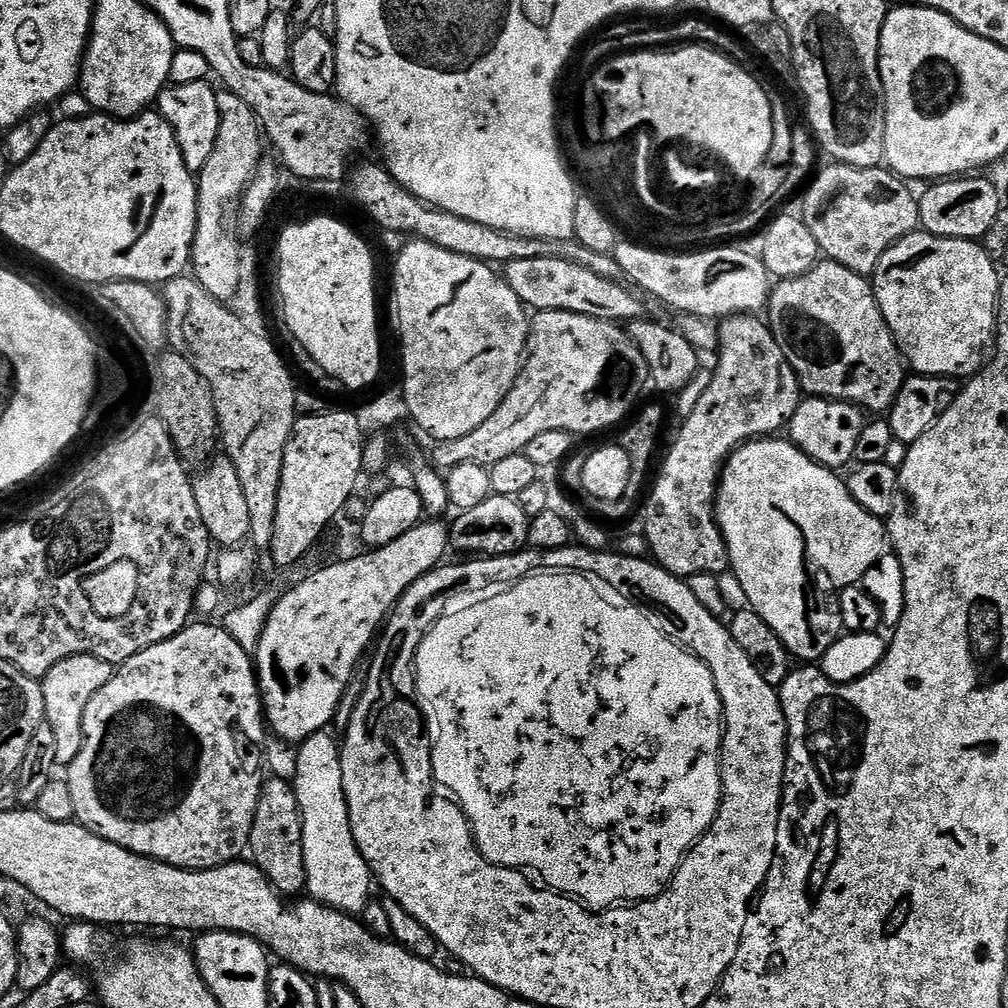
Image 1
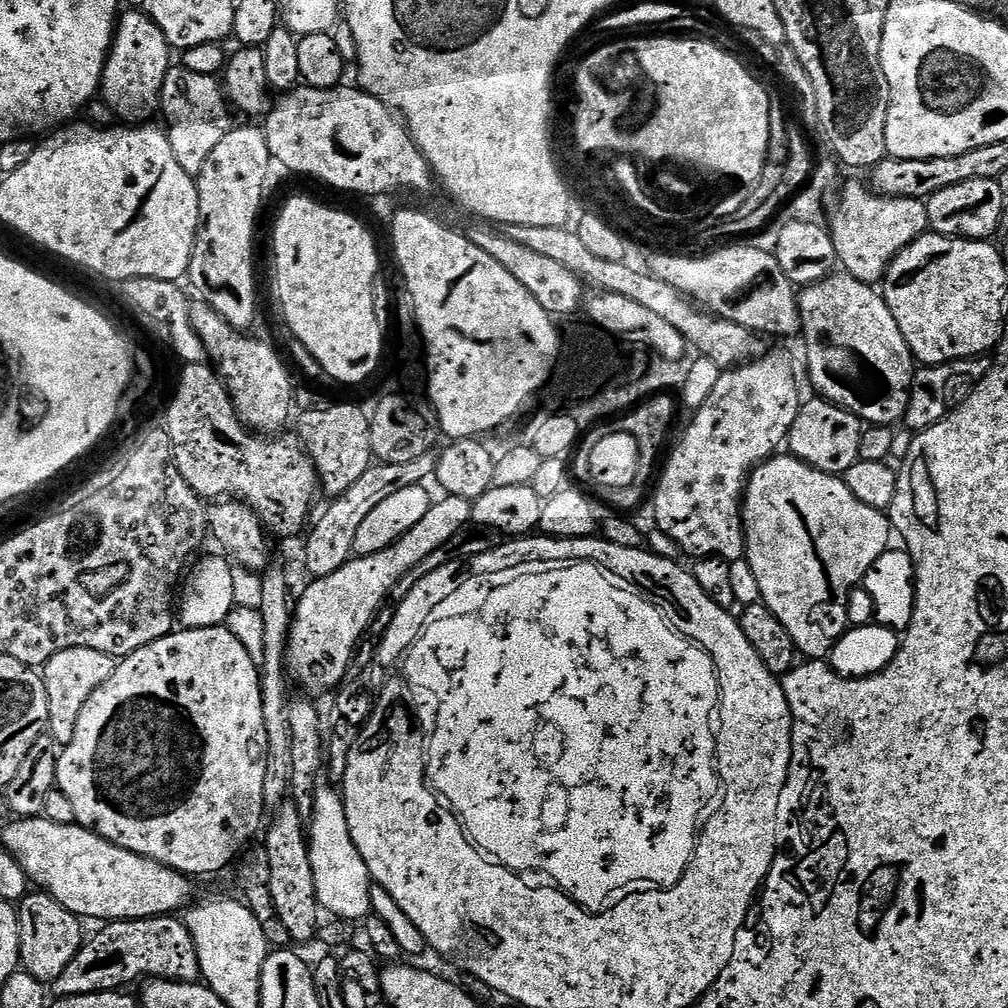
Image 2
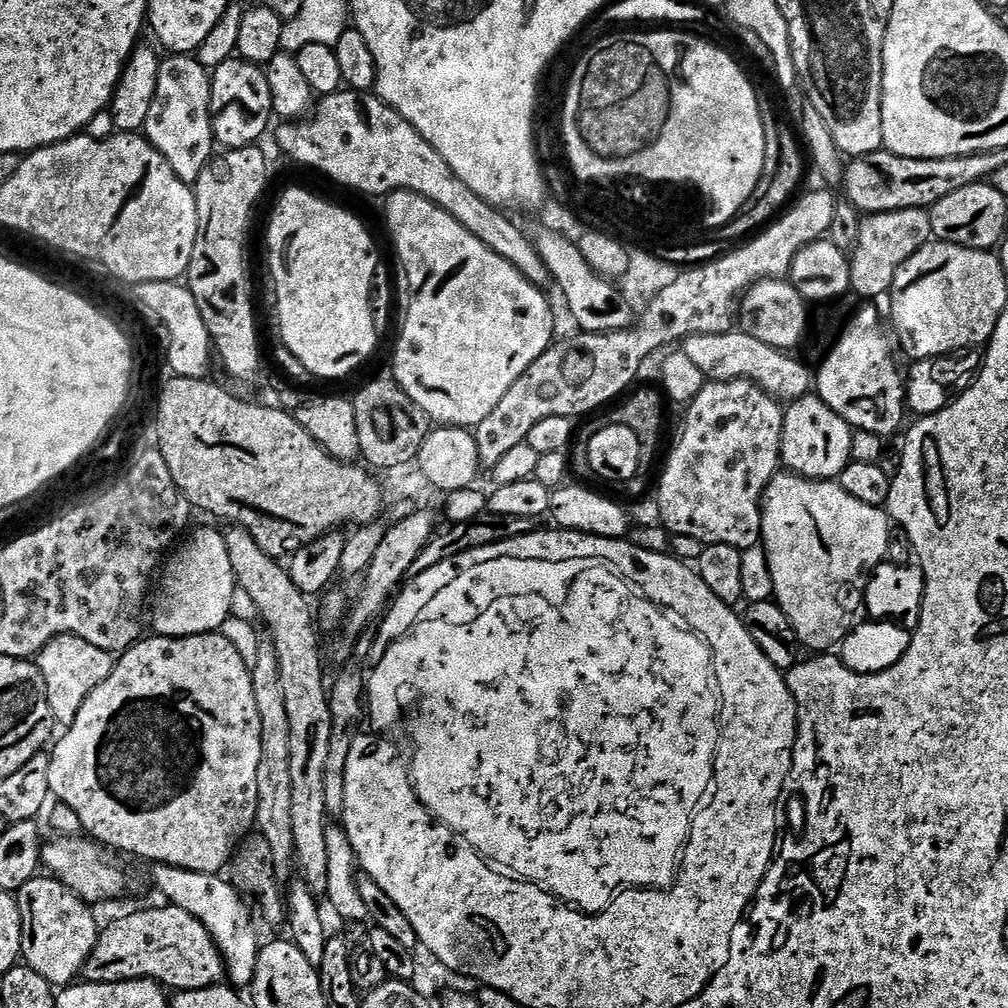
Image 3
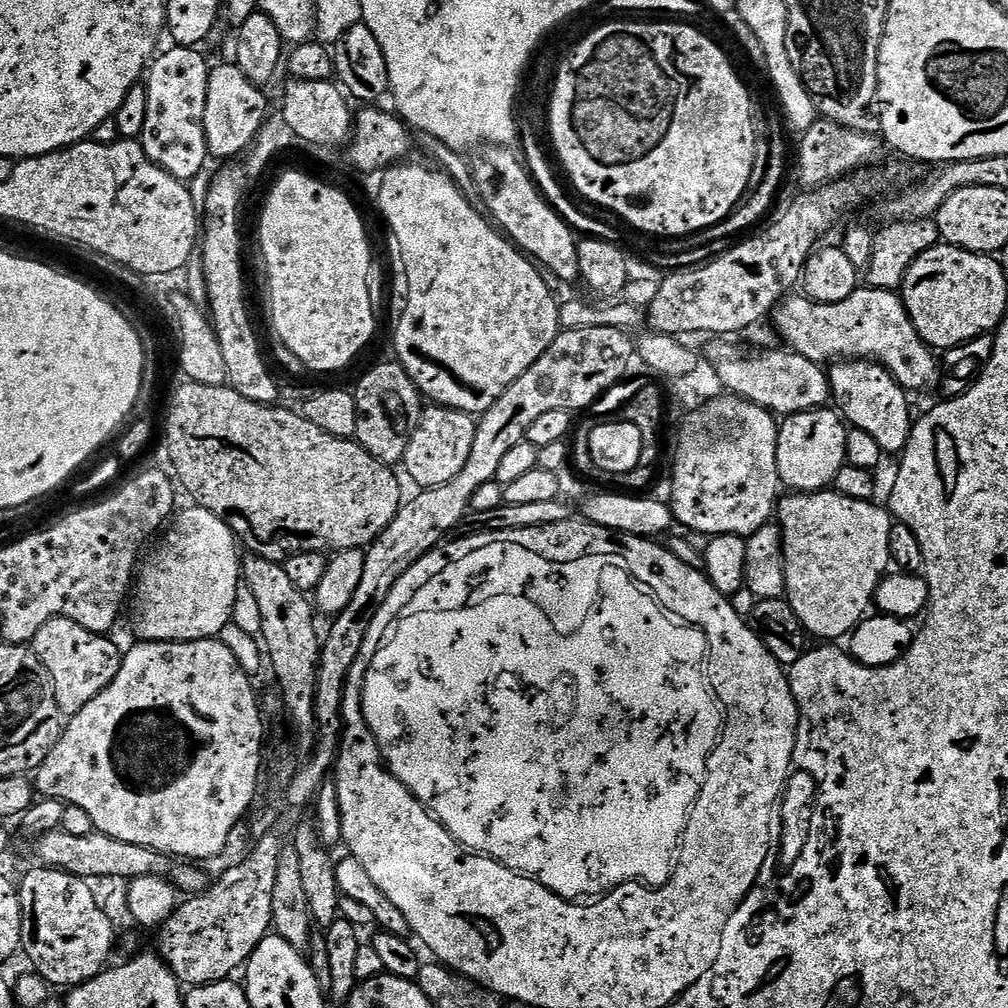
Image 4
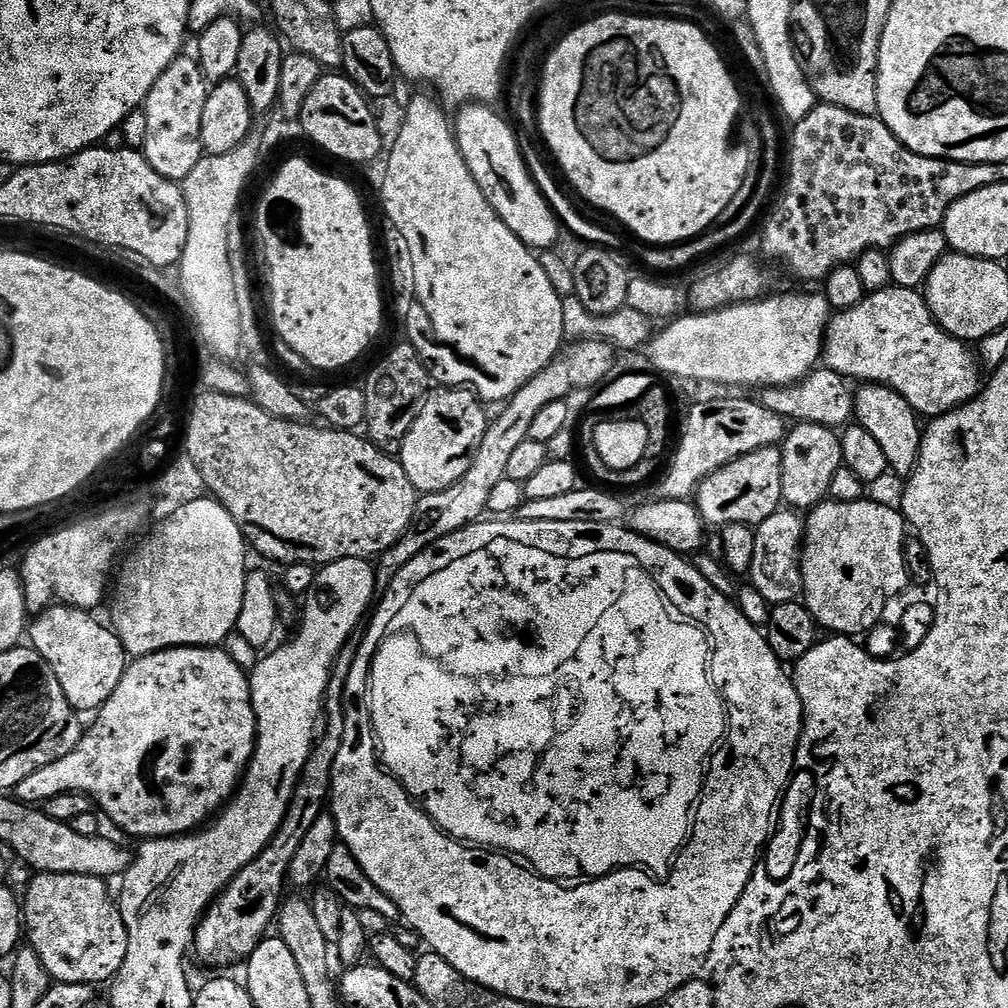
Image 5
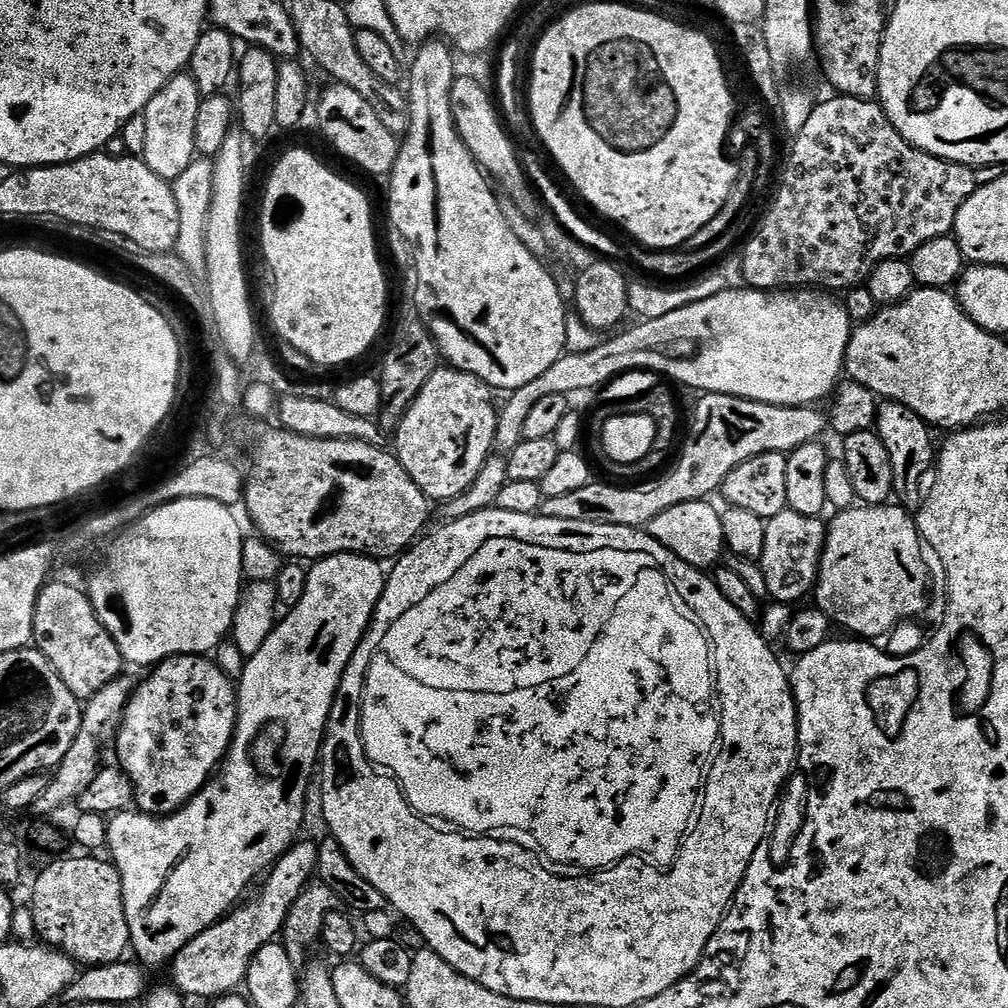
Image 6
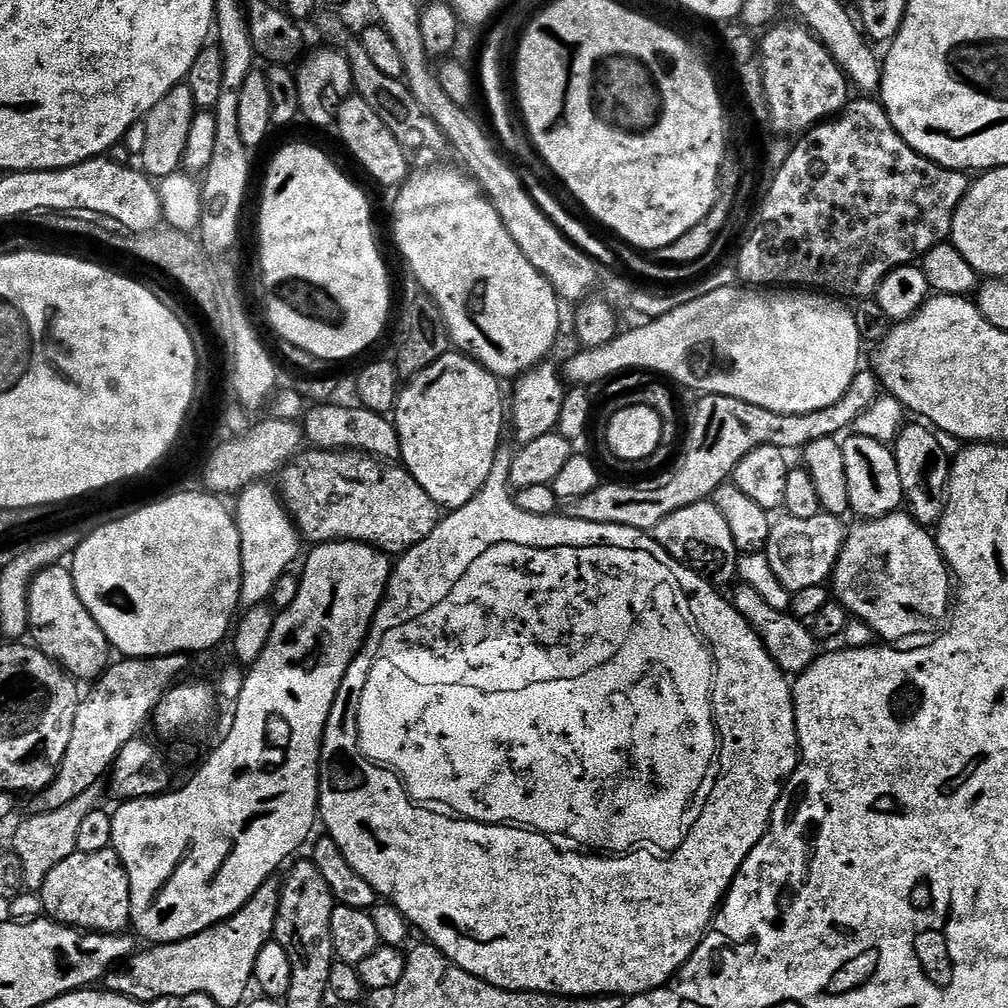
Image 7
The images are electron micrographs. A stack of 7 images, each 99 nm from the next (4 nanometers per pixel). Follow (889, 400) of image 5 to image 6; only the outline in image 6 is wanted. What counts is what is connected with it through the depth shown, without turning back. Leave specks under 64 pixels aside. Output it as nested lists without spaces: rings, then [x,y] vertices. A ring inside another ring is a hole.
[[[890,400],[877,407],[874,431],[882,438],[890,454],[890,470],[894,470],[892,490],[899,507],[909,510],[920,509],[926,498],[930,498],[930,490],[934,490],[936,481],[938,452],[934,444],[932,448],[932,436],[928,433],[931,432],[929,424],[918,414],[914,414],[914,410]]]

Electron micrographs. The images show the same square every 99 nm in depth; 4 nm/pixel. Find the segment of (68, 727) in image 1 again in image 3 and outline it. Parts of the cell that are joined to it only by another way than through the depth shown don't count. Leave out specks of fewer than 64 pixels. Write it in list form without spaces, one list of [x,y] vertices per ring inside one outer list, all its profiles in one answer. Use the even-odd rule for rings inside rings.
[[[59,636],[41,650],[39,656],[35,657],[34,663],[46,682],[50,710],[54,710],[57,725],[67,726],[74,722],[74,718],[78,718],[82,702],[86,702],[92,691],[102,686],[102,682],[106,682],[106,678],[110,678],[114,667],[114,656],[113,653],[86,642],[86,638]]]

